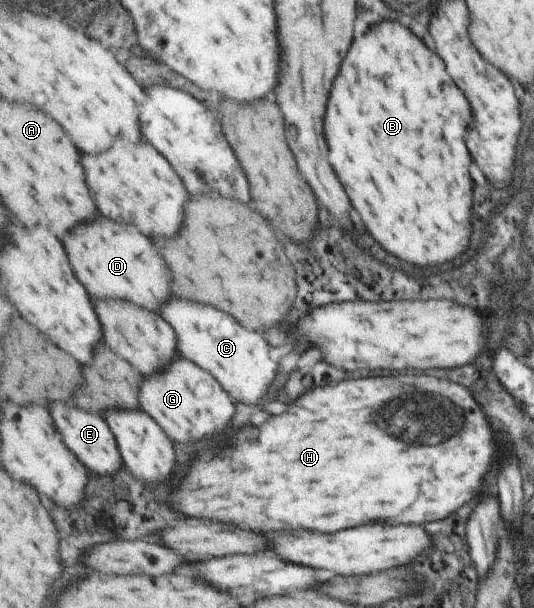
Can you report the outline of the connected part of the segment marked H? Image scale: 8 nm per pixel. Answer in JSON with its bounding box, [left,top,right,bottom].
[169,374,495,532]

